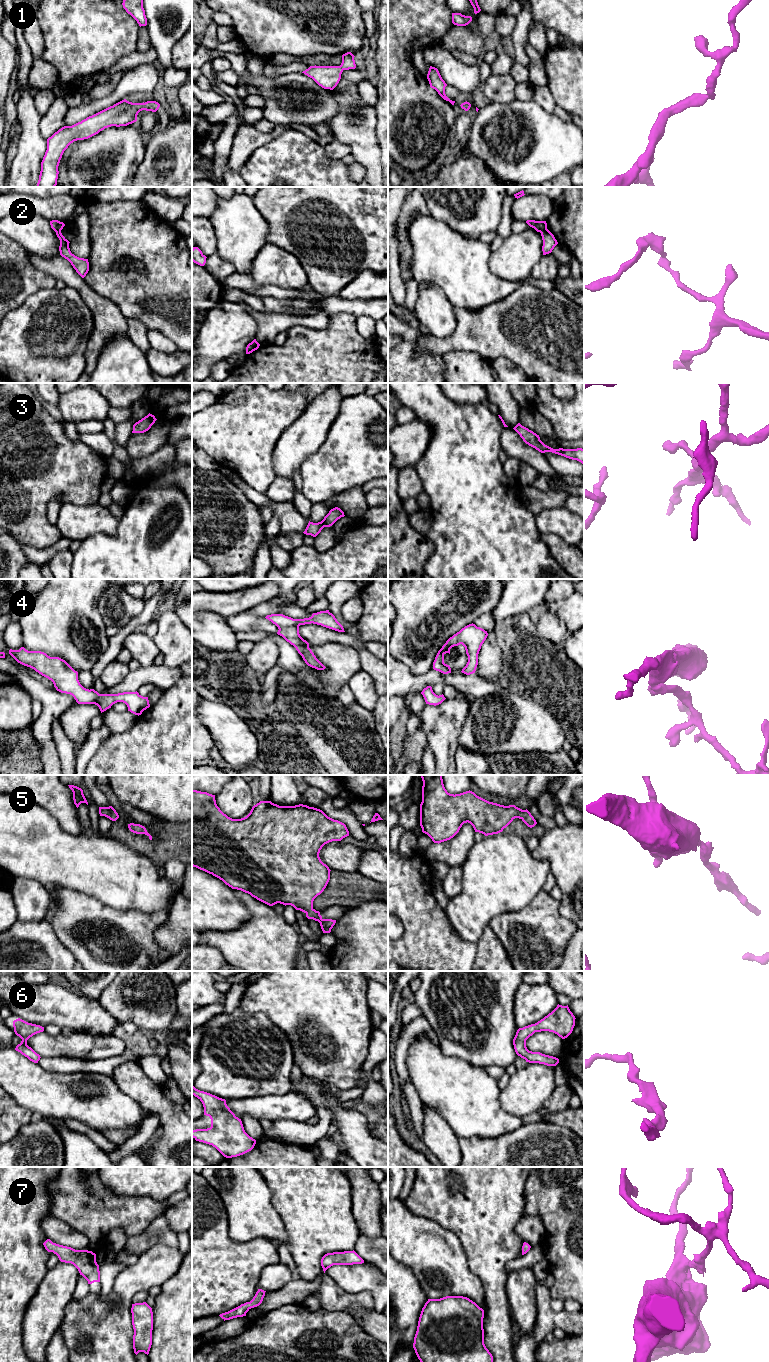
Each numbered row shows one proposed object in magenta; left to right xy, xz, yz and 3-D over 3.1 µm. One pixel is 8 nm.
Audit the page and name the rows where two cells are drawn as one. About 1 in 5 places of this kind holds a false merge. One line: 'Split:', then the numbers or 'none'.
Split: 2

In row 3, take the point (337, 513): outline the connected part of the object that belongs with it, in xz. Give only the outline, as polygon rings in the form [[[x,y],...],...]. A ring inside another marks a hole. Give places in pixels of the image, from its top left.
[[[335,507],[329,511],[329,513],[324,517],[321,522],[313,523],[309,521],[303,533],[316,537],[324,527],[332,526],[338,519],[344,516],[344,512],[340,508]]]

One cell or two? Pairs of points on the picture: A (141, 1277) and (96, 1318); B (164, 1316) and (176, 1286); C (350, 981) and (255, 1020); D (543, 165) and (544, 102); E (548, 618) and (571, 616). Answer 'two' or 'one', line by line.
A: one
B: one
C: two
D: two
E: two

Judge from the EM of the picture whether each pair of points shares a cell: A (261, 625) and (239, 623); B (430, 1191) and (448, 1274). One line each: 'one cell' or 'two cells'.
A: one cell
B: two cells

